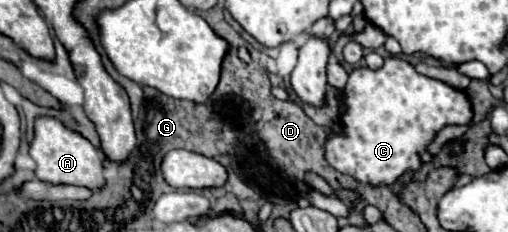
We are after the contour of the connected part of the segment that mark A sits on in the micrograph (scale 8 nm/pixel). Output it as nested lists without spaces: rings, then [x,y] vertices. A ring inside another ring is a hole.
[[[52,117],[36,119],[36,135],[30,145],[30,157],[36,161],[36,177],[50,185],[80,185],[88,189],[104,187],[104,161],[102,155],[78,133],[68,131]]]

